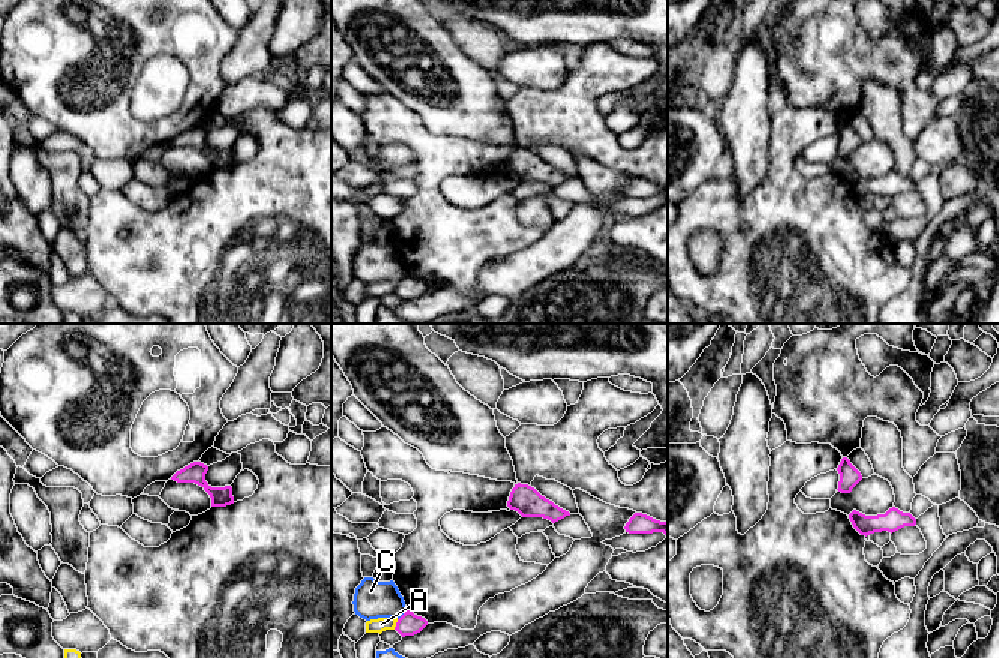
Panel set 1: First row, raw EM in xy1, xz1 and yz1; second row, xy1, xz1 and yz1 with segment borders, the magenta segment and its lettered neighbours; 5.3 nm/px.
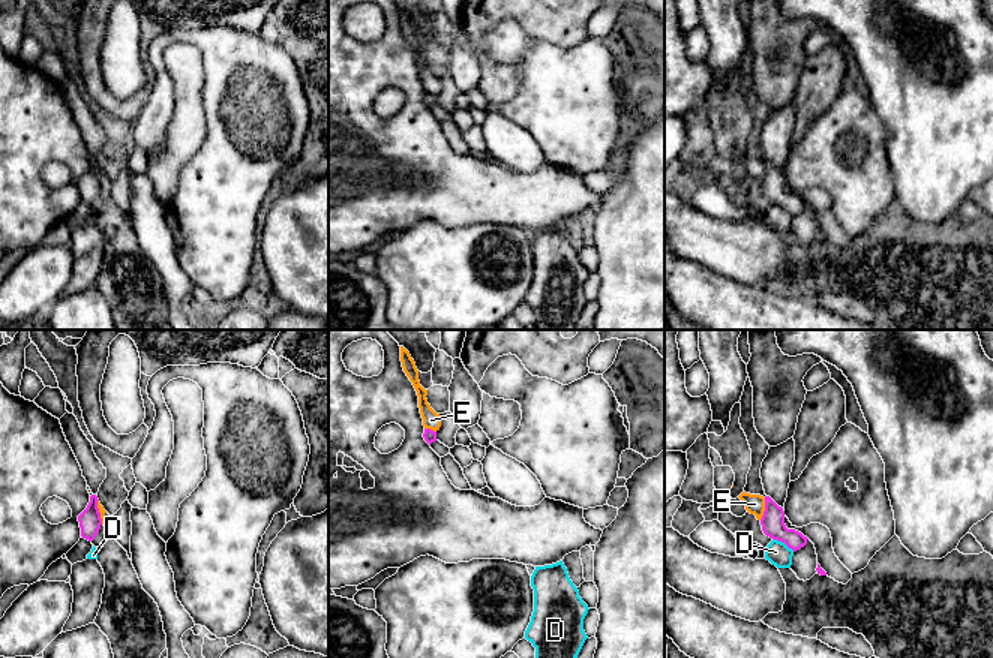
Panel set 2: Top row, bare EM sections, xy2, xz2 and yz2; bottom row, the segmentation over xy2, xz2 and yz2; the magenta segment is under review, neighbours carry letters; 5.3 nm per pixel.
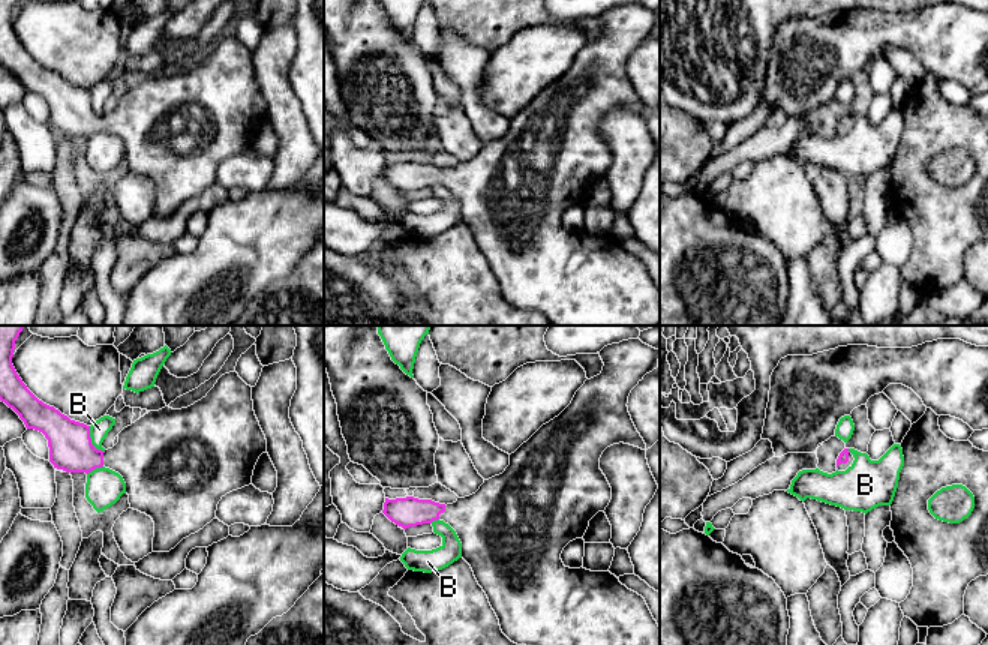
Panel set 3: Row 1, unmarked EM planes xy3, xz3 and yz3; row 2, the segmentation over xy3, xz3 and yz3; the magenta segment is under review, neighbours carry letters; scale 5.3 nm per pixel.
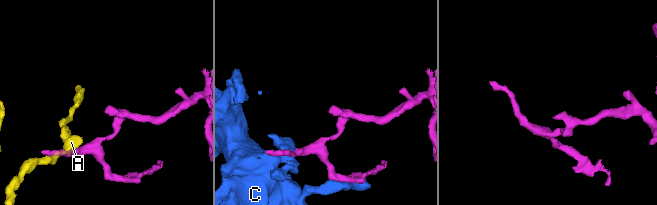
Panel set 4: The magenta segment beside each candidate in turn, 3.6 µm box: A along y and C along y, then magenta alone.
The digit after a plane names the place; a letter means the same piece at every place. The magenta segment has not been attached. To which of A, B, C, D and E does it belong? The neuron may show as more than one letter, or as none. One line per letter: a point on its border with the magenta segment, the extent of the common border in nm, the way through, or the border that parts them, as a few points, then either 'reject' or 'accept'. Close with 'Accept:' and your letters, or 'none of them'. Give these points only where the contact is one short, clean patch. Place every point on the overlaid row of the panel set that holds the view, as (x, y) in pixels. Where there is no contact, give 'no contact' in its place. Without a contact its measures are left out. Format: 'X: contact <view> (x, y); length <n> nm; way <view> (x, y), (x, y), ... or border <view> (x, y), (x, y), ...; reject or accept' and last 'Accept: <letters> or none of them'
A: contact xz1 (396, 624); length 60 nm; border xz1 (398, 619), (393, 628); reject
B: contact xy3 (90, 441); length 170 nm; border xy3 (89, 426), (92, 443), (104, 452); reject
C: contact xz1 (402, 615); length 80 nm; reject
D: contact yz2 (783, 541); length 140 nm; border yz2 (773, 538), (794, 550); reject
E: contact yz2 (765, 508); length 120 nm; border yz2 (765, 498), (765, 510), (759, 519); reject
Accept: none of them

